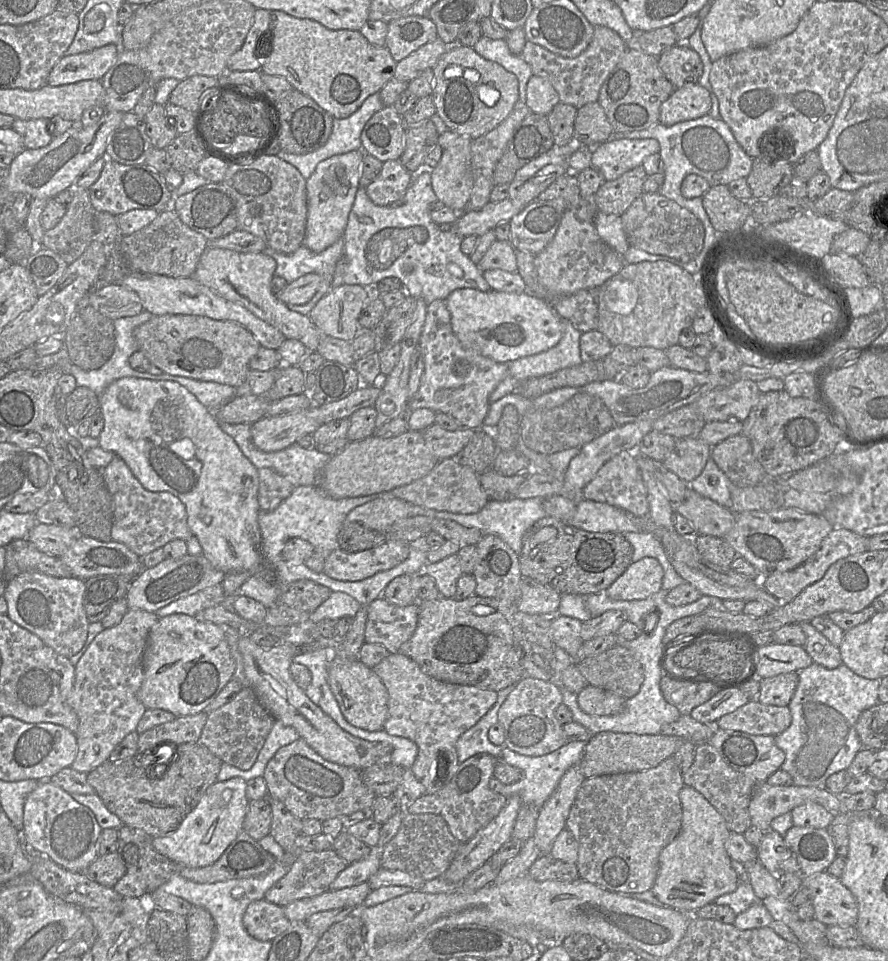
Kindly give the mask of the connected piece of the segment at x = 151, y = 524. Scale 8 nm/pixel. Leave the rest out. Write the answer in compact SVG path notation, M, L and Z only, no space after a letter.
M115 457L105 468L99 467L113 502L111 539L124 544L140 558L155 549L162 548L174 539L187 541L192 532L187 524L184 504L169 492L146 490L132 473L129 466Z

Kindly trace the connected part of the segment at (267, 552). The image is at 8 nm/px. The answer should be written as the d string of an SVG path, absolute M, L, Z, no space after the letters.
M298 486L273 511L259 515L259 525L262 530L264 546L263 555L270 563L278 564L282 559L282 550L285 543L291 538L301 538L309 542L314 551L305 561L305 565L313 572L323 572L327 557L338 548L338 533L344 524L347 515L356 507L375 498L396 498L390 493L372 494L355 498L335 499L327 495L318 486Z

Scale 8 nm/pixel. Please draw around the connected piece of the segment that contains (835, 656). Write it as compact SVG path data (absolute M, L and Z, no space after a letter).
M810 622L799 623L806 635L804 649L812 658L813 663L827 669L835 669L842 663L839 647L833 645Z

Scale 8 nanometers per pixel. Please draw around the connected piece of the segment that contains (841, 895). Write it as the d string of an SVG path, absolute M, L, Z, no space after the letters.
M826 870L802 881L809 889L814 907L814 919L828 926L851 927L858 919L858 903L853 893L839 878Z

